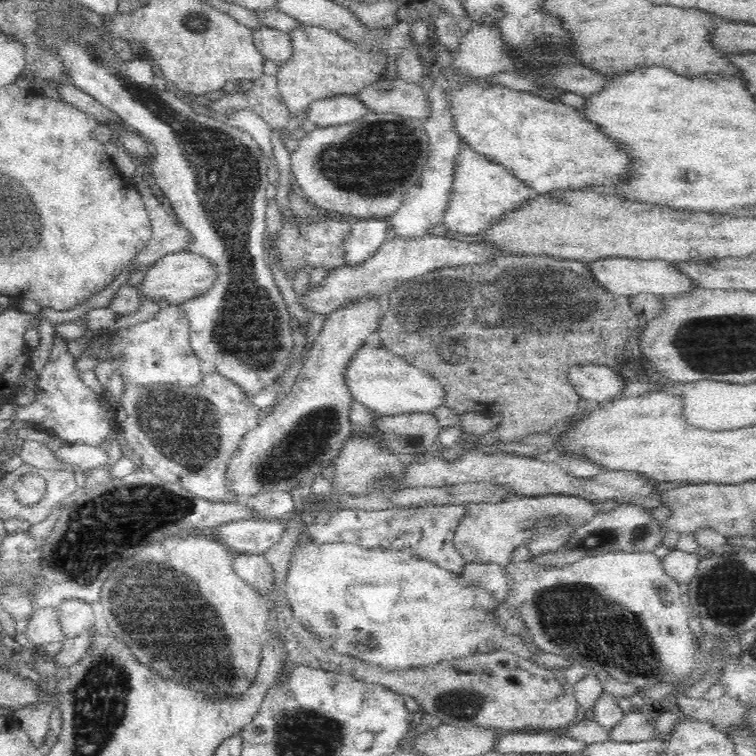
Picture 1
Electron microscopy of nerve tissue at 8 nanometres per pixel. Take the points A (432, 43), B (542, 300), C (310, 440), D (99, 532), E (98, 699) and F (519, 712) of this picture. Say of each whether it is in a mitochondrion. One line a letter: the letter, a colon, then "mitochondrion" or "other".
A: other
B: mitochondrion
C: mitochondrion
D: mitochondrion
E: mitochondrion
F: other

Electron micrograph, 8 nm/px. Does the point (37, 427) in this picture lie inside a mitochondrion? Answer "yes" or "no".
no

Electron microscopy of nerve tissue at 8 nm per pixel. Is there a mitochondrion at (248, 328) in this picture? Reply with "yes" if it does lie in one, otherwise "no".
yes

